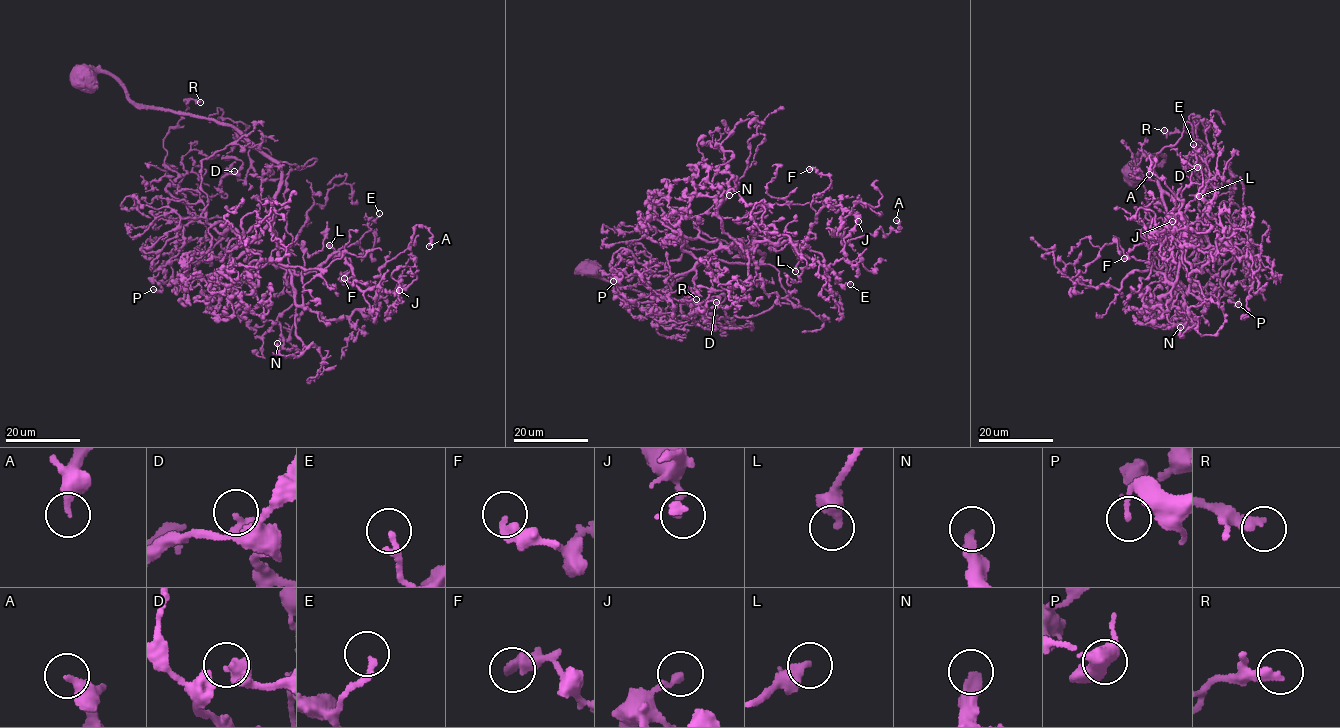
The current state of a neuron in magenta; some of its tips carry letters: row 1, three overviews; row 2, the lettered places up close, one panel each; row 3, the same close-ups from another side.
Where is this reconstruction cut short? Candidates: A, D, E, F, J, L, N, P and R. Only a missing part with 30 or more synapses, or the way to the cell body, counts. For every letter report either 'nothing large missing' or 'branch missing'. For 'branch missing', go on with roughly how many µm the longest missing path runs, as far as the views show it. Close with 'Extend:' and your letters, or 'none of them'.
A: nothing large missing
D: nothing large missing
E: nothing large missing
F: nothing large missing
J: nothing large missing
L: nothing large missing
N: nothing large missing
P: nothing large missing
R: nothing large missing
Extend: none of them

